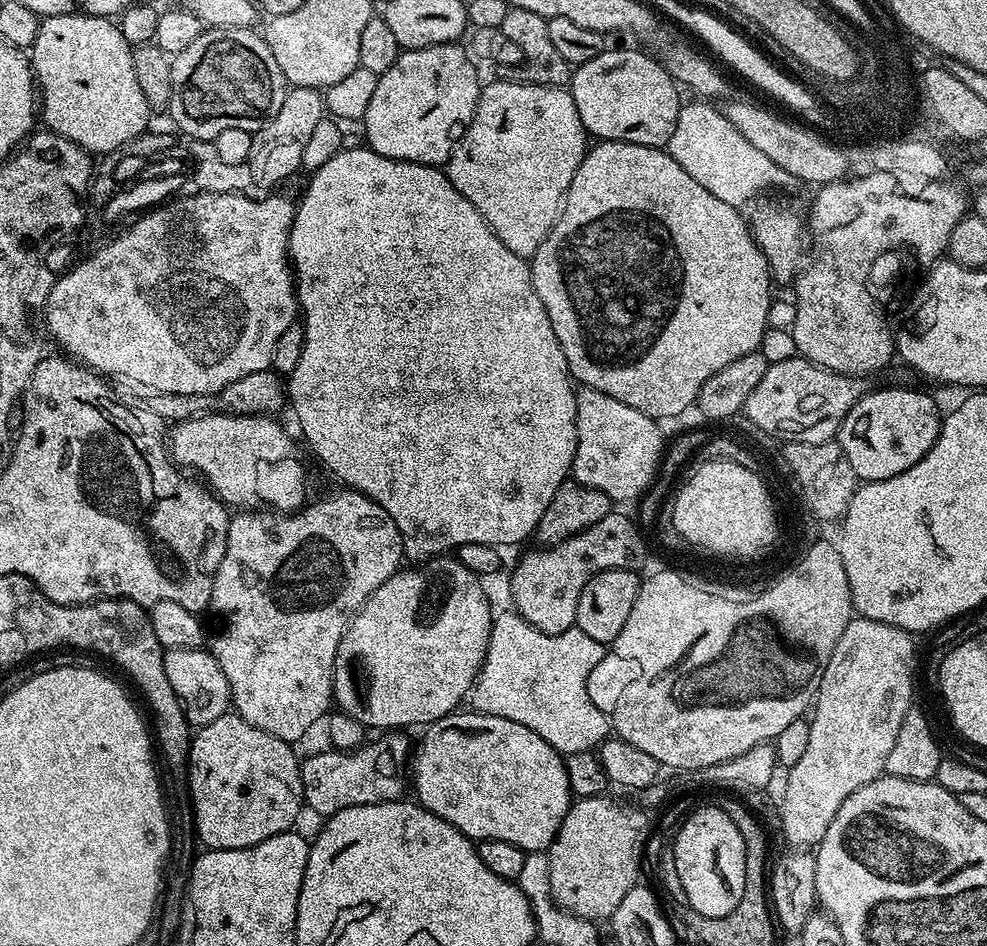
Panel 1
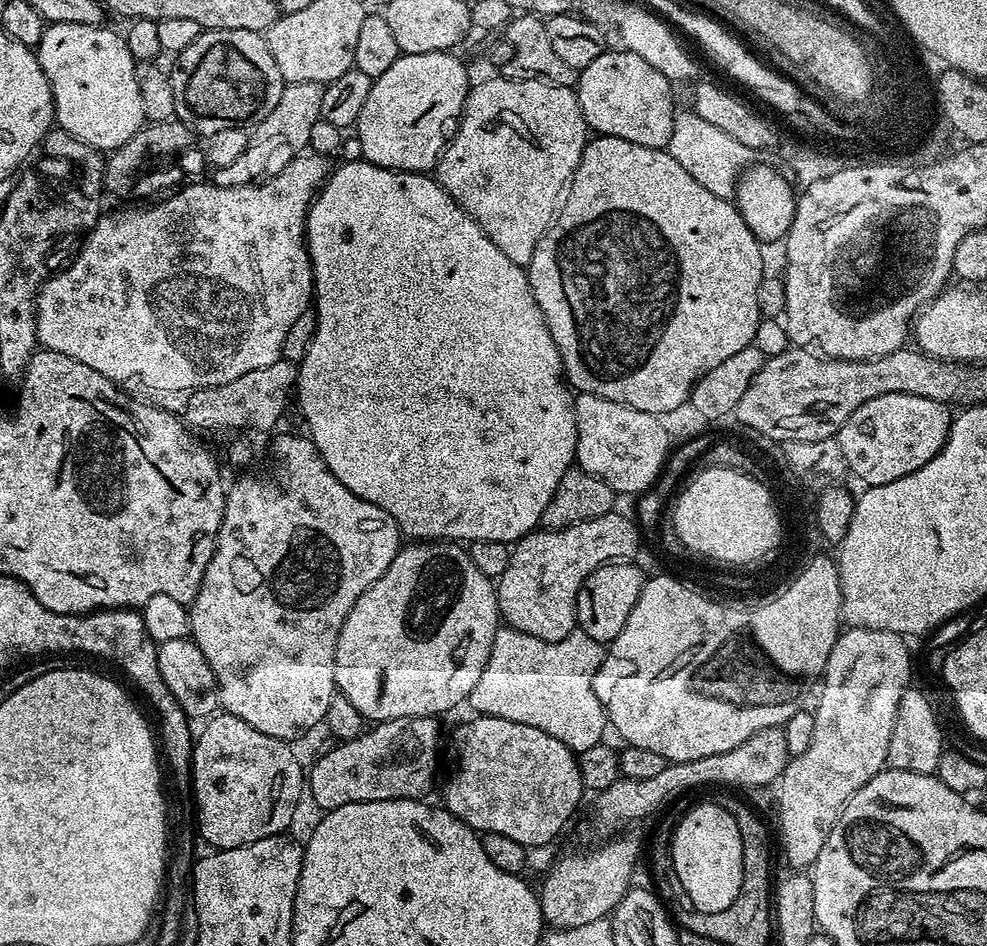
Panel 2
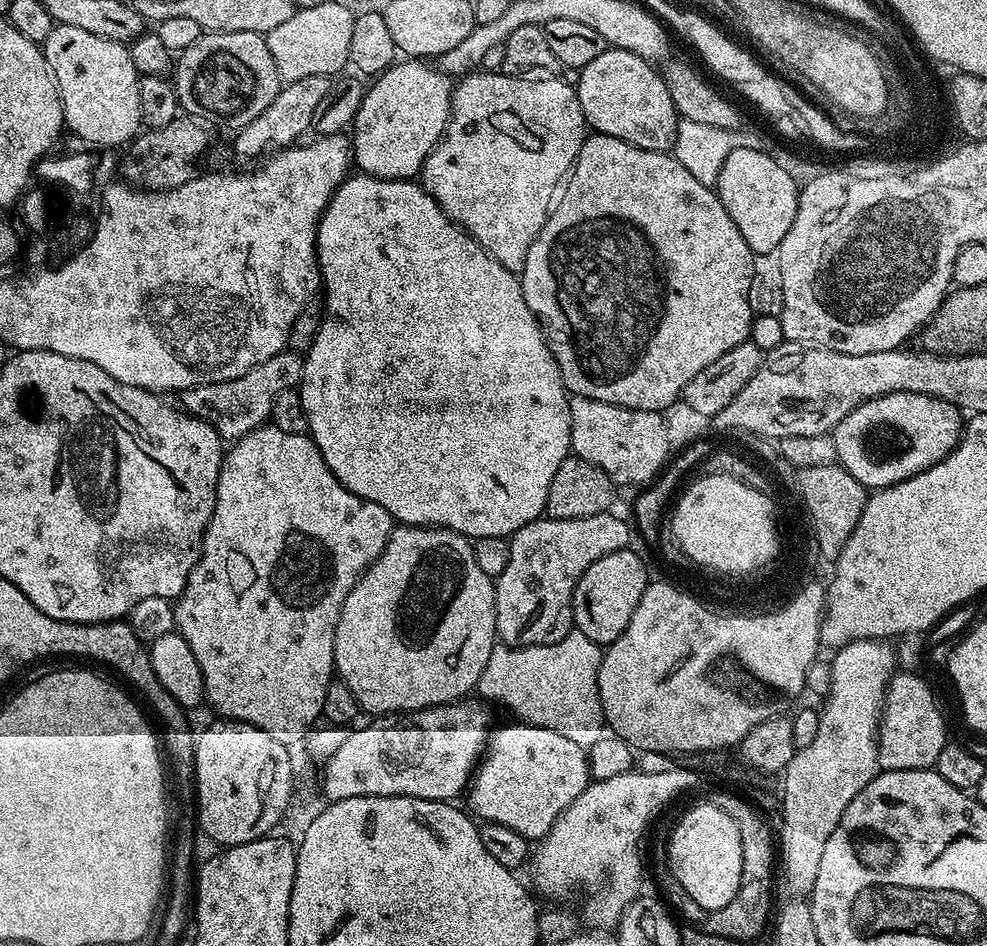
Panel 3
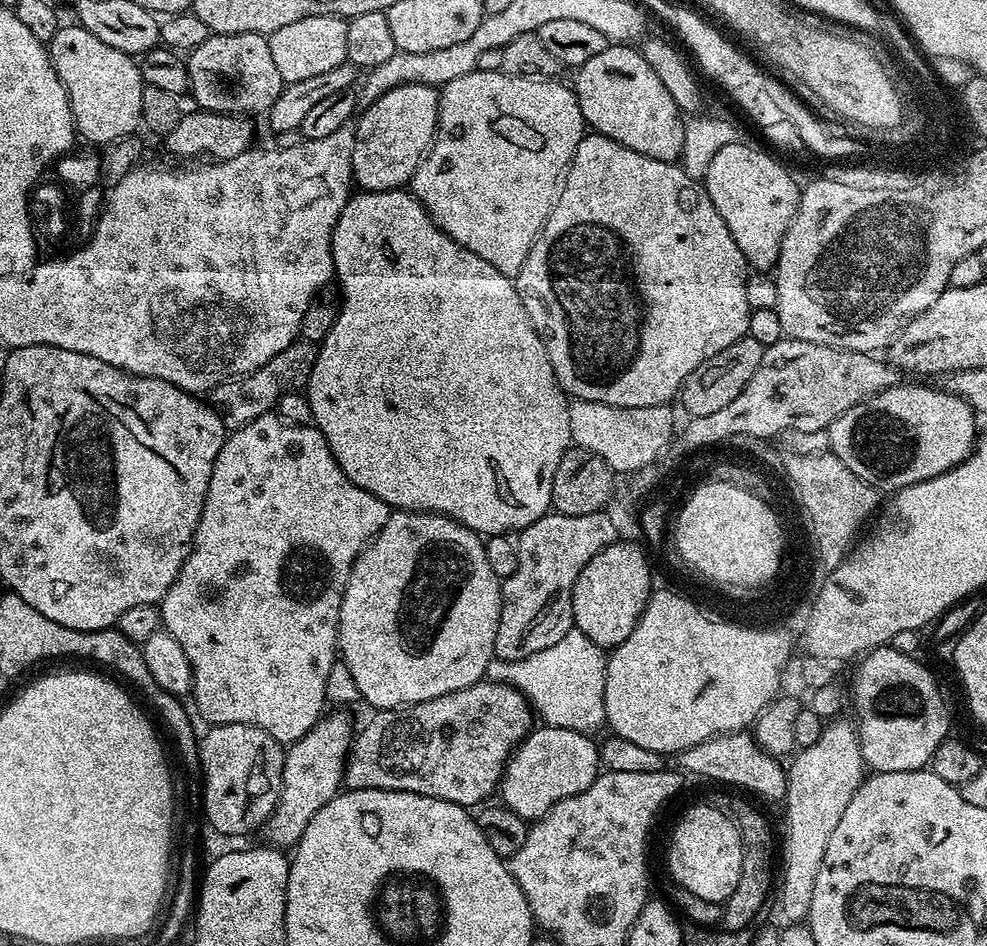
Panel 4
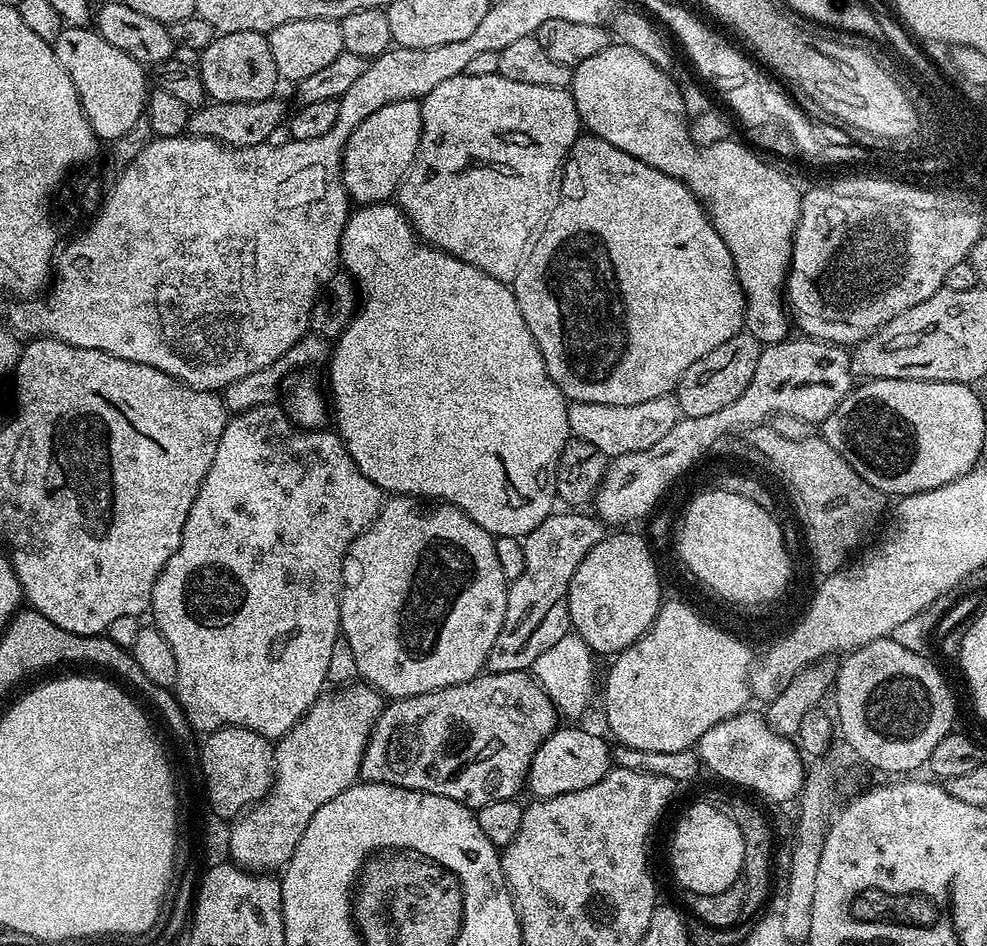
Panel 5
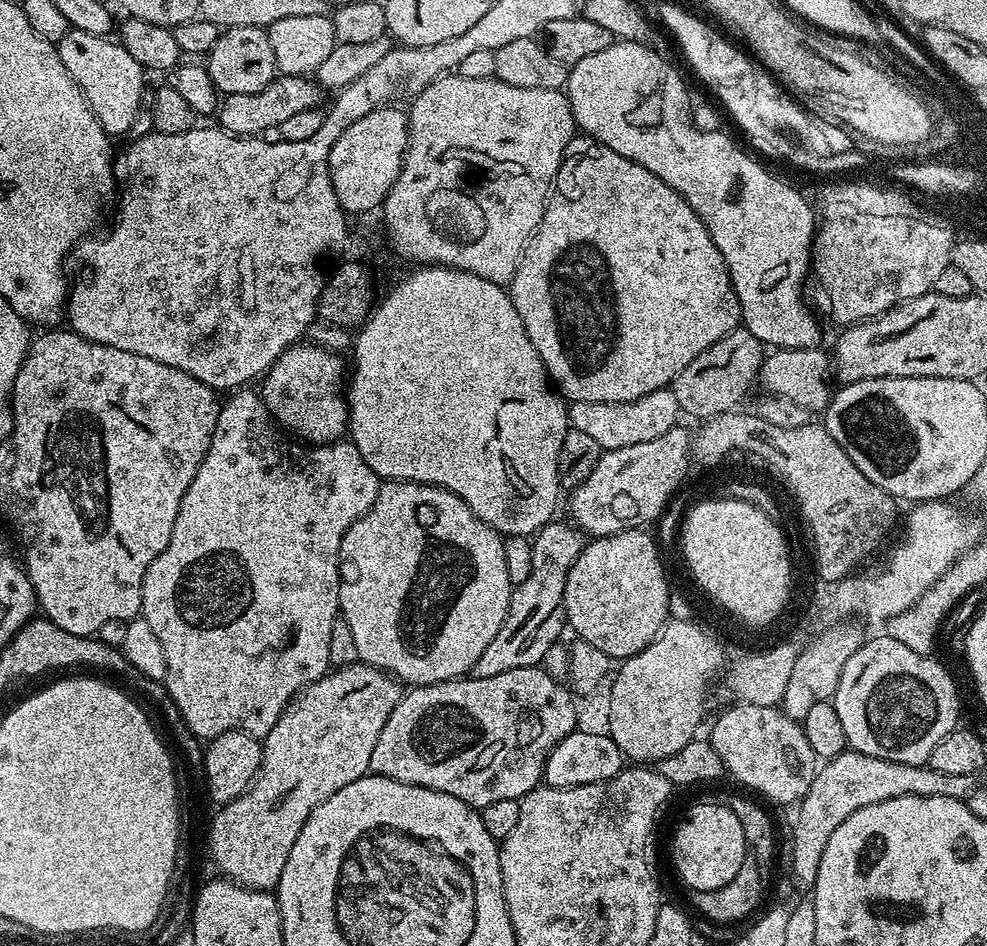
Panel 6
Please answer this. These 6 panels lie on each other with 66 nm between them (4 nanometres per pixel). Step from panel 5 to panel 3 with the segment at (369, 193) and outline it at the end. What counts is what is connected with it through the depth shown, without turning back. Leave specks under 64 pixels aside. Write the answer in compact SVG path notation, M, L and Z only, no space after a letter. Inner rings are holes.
M404 58L381 72L367 85L362 106L352 121L350 136L350 156L365 176L383 180L411 180L421 175L424 163L448 127L448 117L452 115L453 77L440 71L435 63L420 58Z

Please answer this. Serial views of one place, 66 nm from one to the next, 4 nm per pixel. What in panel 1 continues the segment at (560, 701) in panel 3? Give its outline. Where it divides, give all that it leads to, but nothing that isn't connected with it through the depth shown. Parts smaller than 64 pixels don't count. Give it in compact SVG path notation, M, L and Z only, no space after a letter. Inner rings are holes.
M514 610L507 611L497 611L493 615L484 664L476 675L476 683L472 685L470 693L471 707L482 714L510 718L510 722L518 722L518 726L534 730L538 738L550 742L558 753L593 751L610 736L610 718L598 710L598 706L594 706L588 693L588 679L594 666L605 663L605 645L594 642L590 634L575 626L562 634L546 634L530 626L530 622L526 622Z

